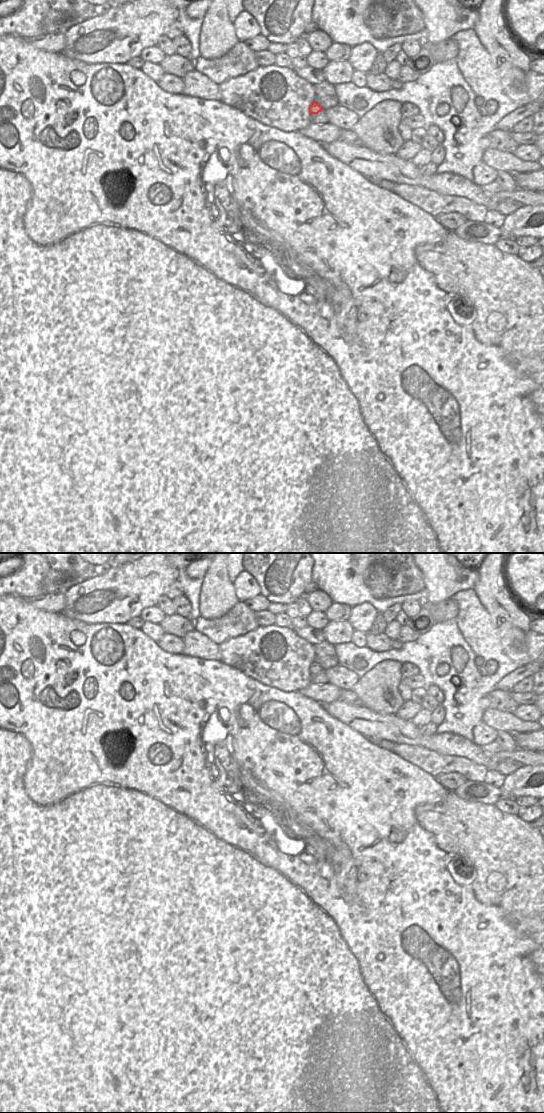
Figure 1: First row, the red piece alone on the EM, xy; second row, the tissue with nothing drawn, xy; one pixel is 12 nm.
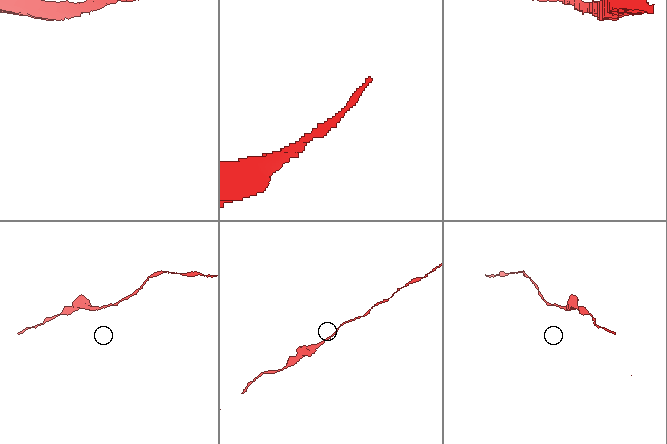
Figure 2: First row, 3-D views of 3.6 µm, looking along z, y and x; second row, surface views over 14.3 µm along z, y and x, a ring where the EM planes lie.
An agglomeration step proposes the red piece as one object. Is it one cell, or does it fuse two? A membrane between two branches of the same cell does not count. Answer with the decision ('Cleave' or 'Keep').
Keep.

